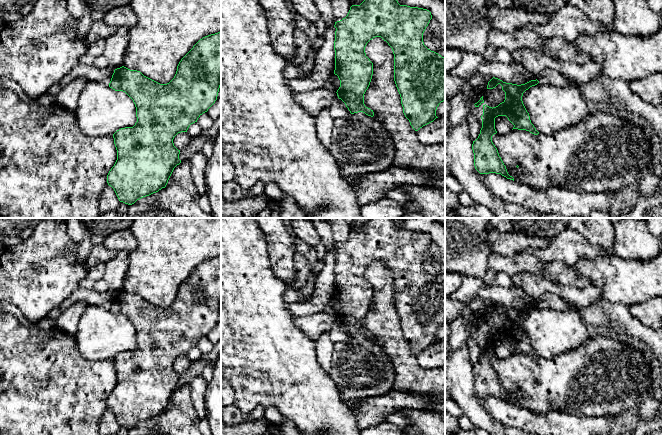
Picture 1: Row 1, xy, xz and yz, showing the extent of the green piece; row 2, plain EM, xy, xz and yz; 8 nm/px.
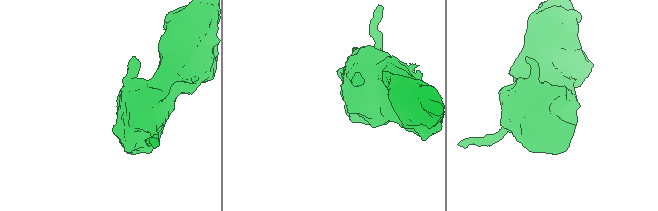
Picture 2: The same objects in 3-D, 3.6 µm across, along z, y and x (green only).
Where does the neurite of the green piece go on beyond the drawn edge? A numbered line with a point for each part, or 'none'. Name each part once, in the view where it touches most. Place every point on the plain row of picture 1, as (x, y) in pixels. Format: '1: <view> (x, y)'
none

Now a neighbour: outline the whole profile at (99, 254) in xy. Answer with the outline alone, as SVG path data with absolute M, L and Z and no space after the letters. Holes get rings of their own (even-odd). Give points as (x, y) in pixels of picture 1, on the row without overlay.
M92 235L92 250L85 260L86 267L92 267L99 263L106 263L116 256L117 251L109 250L104 245L104 237Z

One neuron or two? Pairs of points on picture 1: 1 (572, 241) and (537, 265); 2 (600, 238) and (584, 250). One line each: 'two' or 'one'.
1: two
2: two

